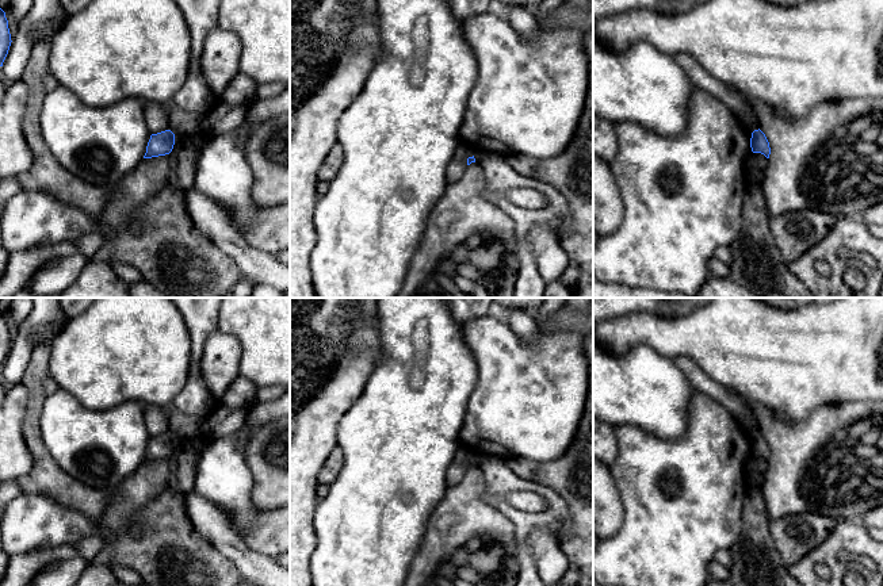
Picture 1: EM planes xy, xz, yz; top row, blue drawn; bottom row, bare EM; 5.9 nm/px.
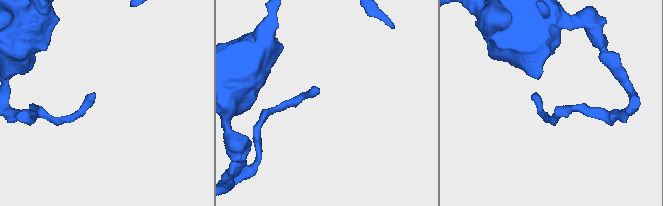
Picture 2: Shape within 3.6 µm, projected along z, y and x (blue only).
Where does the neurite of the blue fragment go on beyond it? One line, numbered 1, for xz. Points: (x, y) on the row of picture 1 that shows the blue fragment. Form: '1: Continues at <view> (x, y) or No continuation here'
1: No continuation here

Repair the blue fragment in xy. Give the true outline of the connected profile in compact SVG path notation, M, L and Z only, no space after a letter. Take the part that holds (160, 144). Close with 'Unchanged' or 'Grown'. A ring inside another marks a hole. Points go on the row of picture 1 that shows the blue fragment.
M171 130L152 134L144 158L169 154L173 149L173 145L175 134Z. Unchanged

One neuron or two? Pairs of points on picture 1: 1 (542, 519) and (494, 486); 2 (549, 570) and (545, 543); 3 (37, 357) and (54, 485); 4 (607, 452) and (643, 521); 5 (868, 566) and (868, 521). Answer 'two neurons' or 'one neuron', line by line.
1: one neuron
2: one neuron
3: one neuron
4: two neurons
5: two neurons

